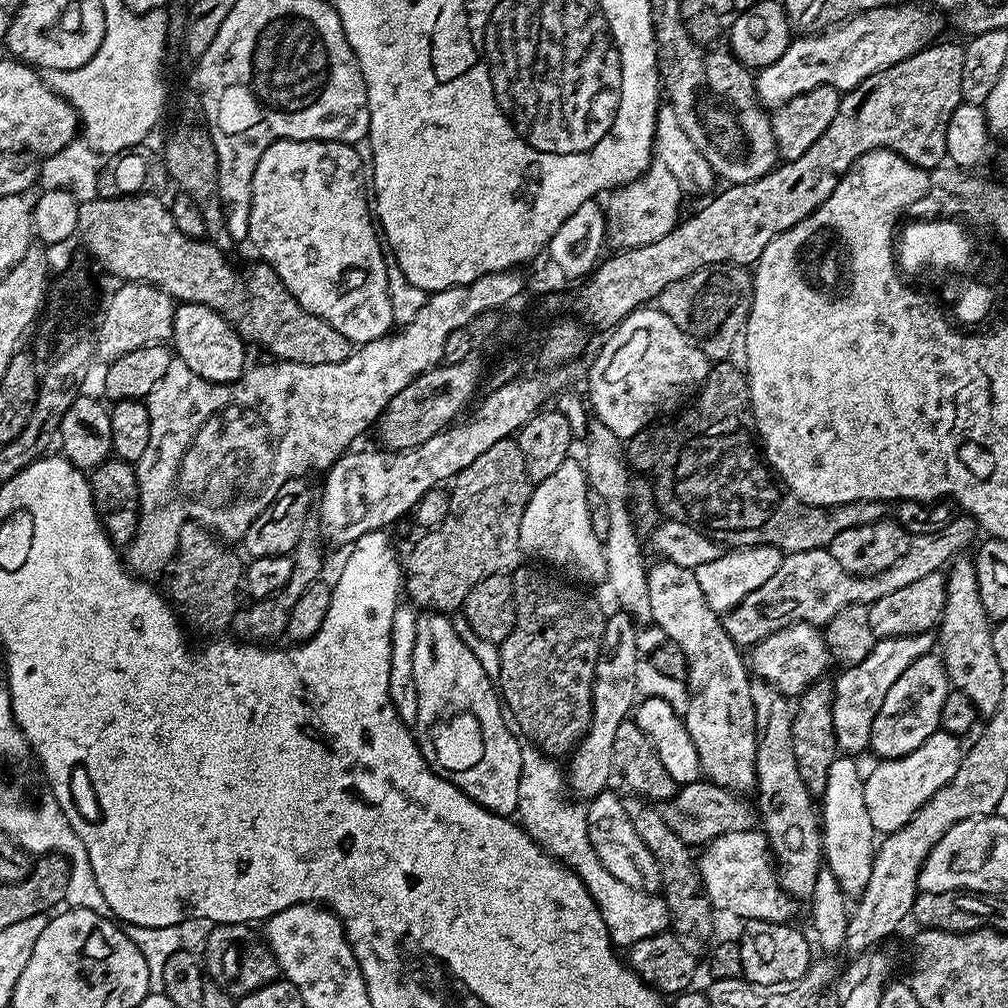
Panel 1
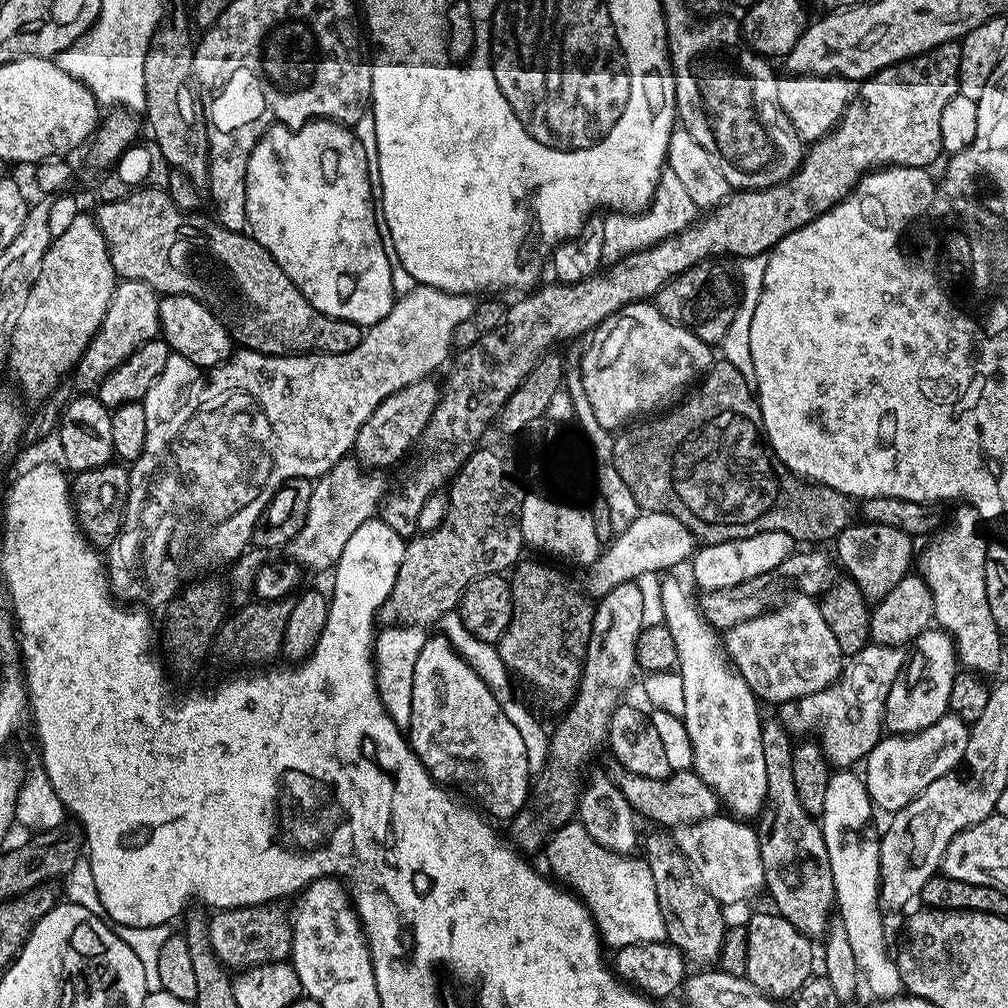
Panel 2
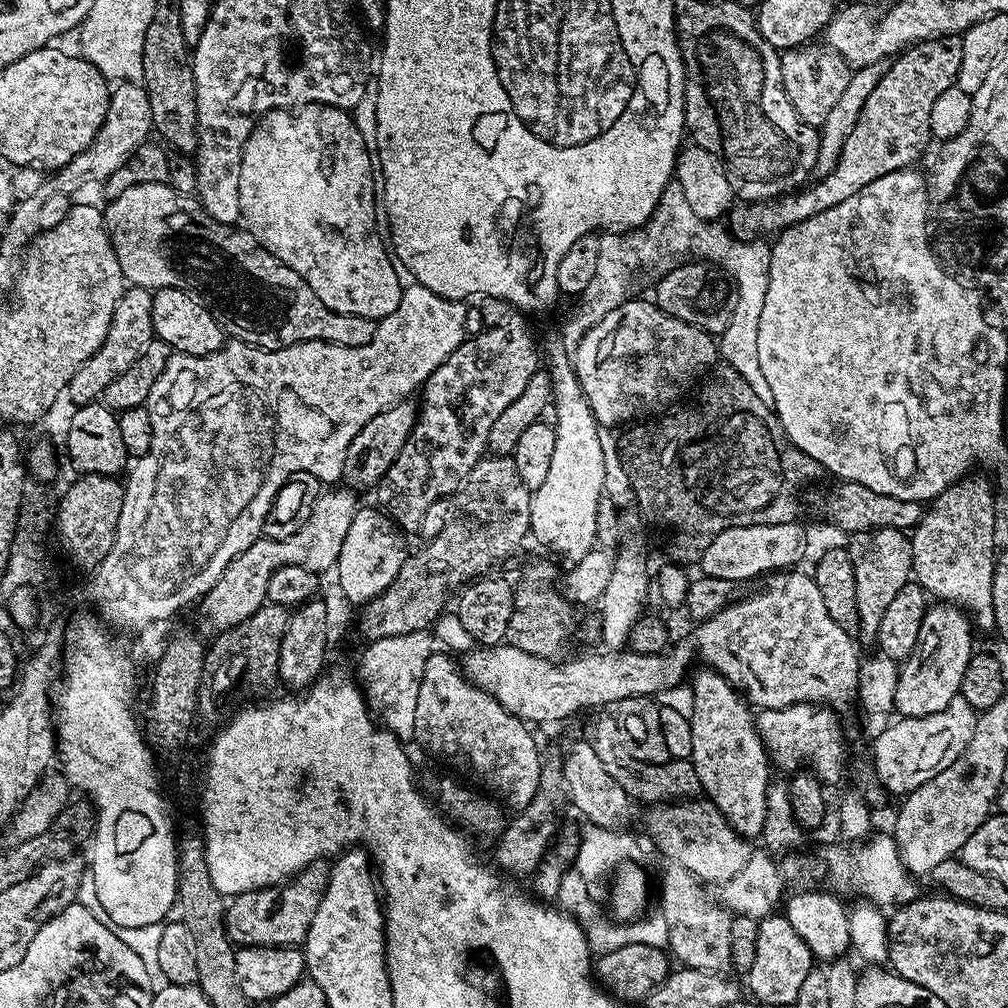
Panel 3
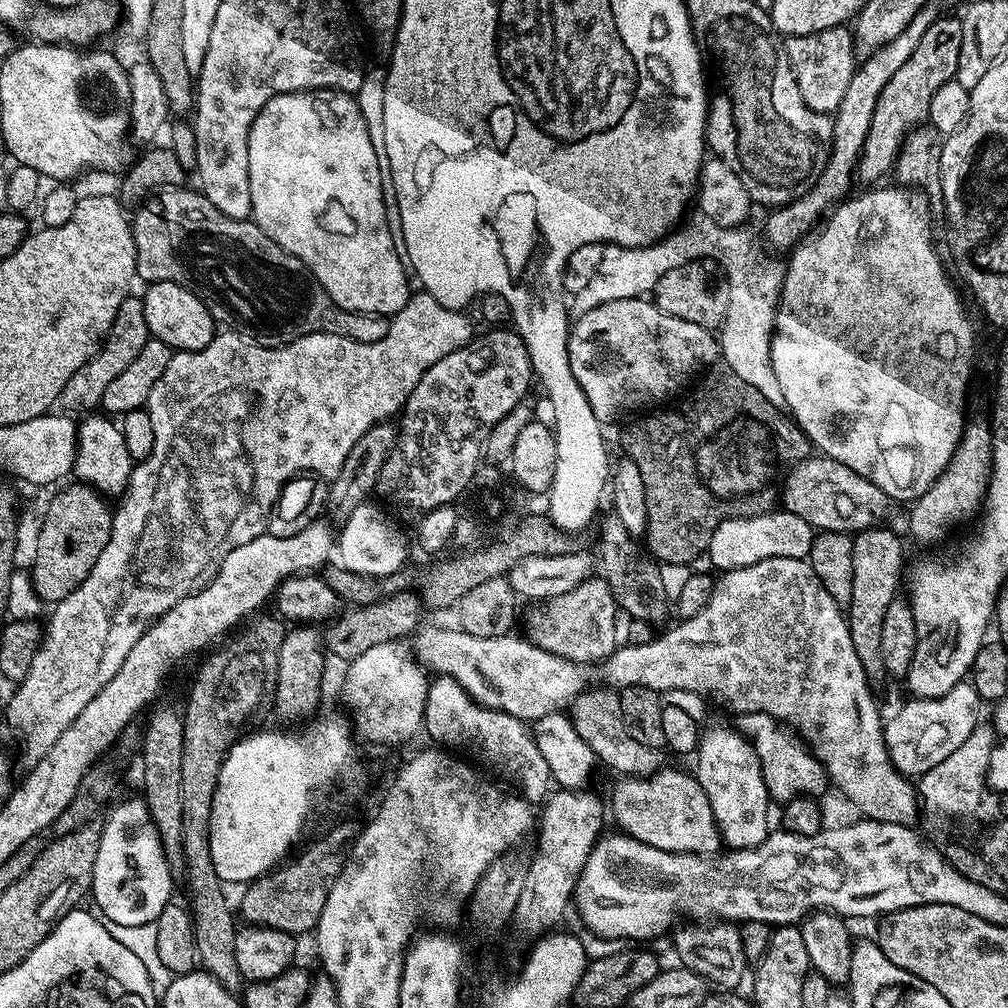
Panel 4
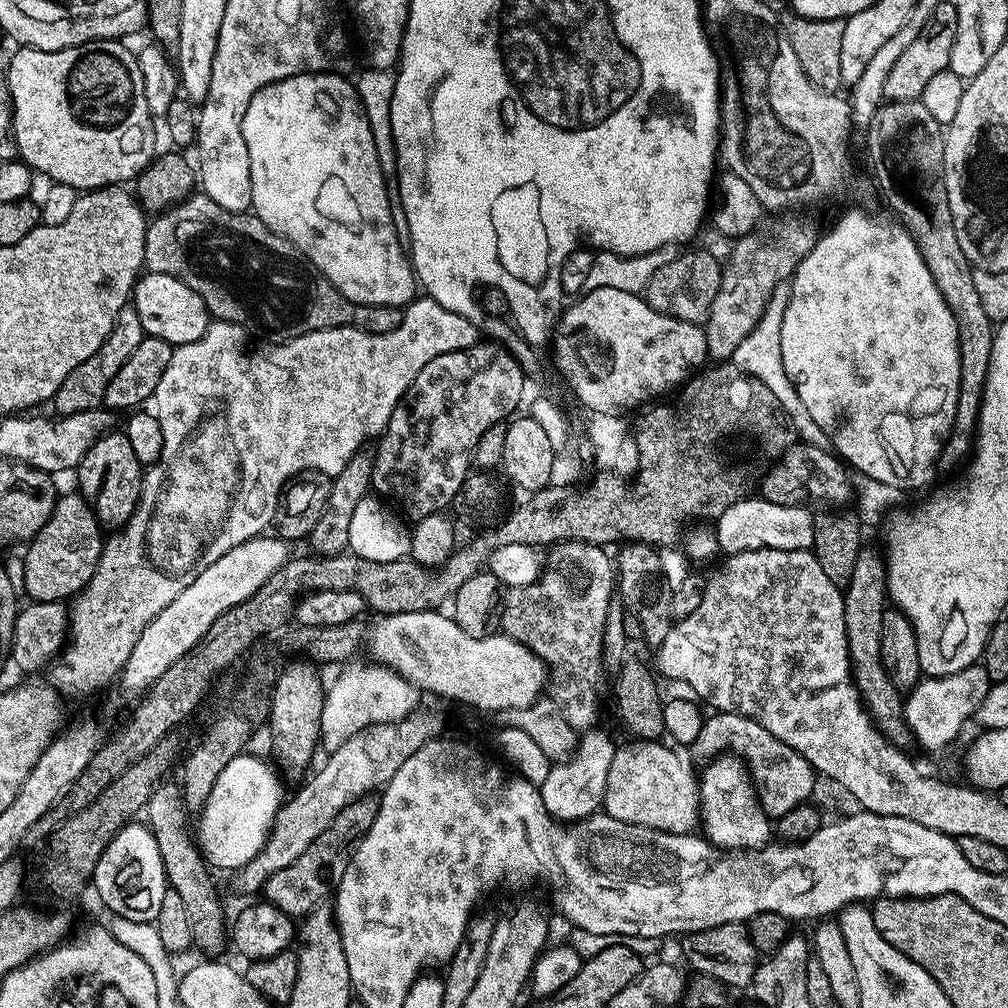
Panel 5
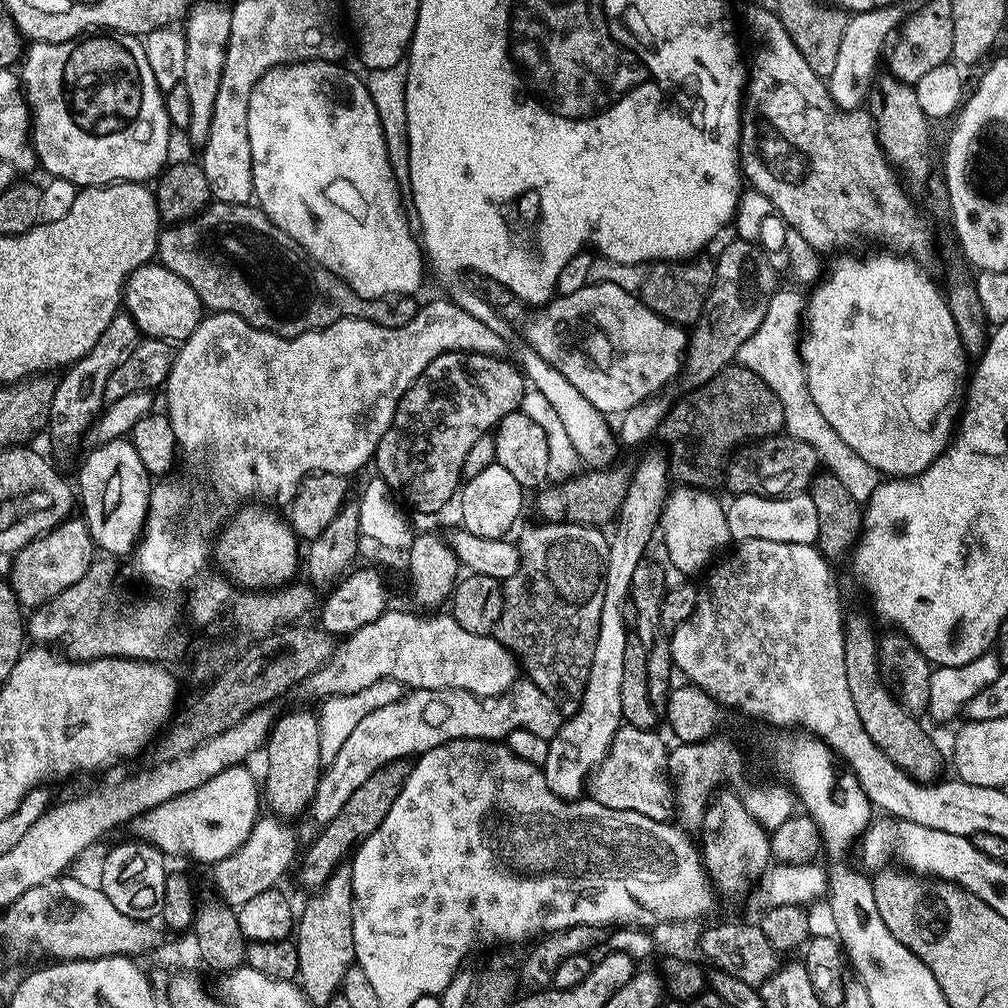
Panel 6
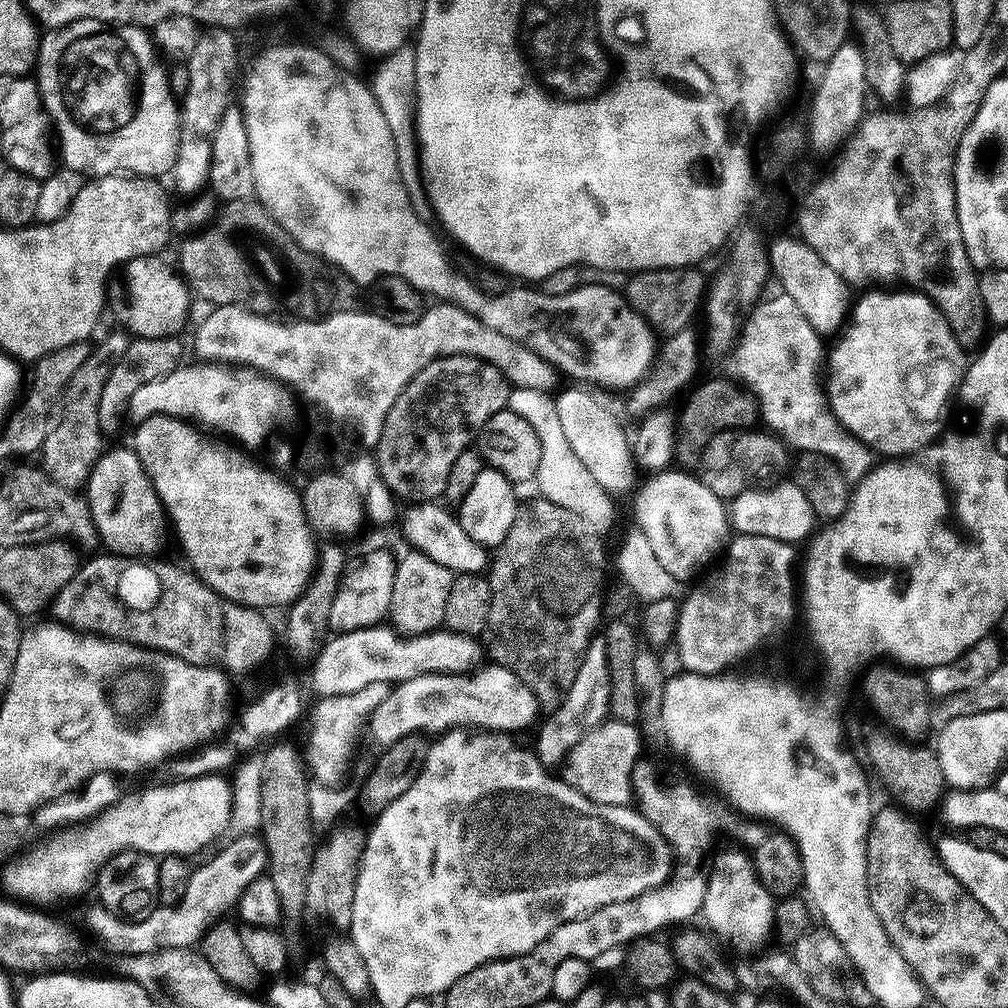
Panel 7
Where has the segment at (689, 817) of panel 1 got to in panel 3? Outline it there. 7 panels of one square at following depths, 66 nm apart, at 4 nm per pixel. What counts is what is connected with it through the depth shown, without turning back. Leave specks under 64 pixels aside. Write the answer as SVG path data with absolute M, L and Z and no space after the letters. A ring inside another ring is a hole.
M615 719L594 721L590 743L594 754L598 754L602 766L606 766L606 771L625 788L630 797L636 800L638 798L640 800L652 800L648 802L670 802L676 797L696 798L701 795L702 789L698 782L698 774L694 770L691 759L675 761L676 772L672 769L671 763L658 764L652 767L638 762L624 748L624 740L620 736L620 728ZM676 792L680 796L675 796Z

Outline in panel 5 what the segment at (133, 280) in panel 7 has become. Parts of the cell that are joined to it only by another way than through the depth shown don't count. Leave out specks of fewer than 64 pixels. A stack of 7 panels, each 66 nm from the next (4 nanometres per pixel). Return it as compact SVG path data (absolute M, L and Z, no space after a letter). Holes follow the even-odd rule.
M145 271L136 281L130 304L138 314L138 322L144 336L162 338L173 346L198 342L206 334L210 323L206 302L202 302L202 298L198 298L198 294L194 294L194 290L186 286L186 282L170 274Z

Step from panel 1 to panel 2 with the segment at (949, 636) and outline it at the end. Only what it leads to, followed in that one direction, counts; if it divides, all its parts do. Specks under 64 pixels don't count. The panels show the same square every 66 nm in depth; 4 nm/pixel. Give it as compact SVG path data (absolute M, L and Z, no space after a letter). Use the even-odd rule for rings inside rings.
M960 506L957 508L960 509L953 514L948 529L946 529L946 524L943 531L935 537L937 540L925 550L924 557L921 560L919 557L918 572L919 575L924 577L926 586L930 586L930 592L934 598L935 623L952 637L959 663L963 667L965 664L966 667L964 668L972 674L996 672L1000 668L1000 639L1002 639L1002 633L994 622L994 614L990 614L990 602L986 596L986 562L988 561L990 540L987 540L980 533L982 519L973 507Z

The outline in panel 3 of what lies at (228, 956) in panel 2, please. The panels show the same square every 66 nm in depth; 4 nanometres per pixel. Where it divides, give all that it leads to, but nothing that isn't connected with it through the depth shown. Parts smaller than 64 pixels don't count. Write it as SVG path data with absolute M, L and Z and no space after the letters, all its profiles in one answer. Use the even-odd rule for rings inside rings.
M317 862L291 877L279 889L277 901L280 904L280 912L248 912L248 904L244 904L244 900L237 896L231 897L224 914L228 939L233 945L242 948L290 948L303 945L307 931L310 930L310 922L314 922L314 914L324 897L329 871L327 863ZM248 916L256 916L256 920L248 920Z

